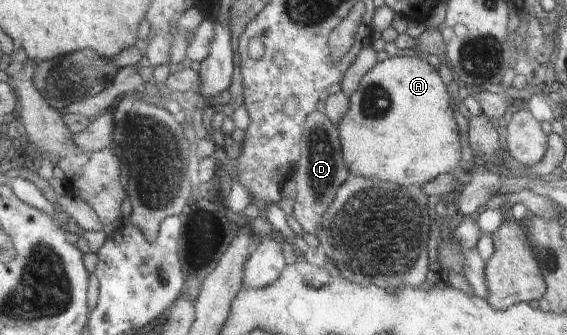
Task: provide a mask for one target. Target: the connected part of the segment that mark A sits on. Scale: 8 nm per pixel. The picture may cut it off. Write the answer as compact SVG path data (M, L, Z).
M405 52L402 55L394 55L389 59L382 62L377 61L372 70L368 70L358 88L349 96L350 106L348 112L340 118L337 127L339 130L341 145L342 145L342 158L348 166L348 172L356 171L358 176L368 176L368 178L376 179L382 182L392 182L402 186L423 186L427 182L434 181L440 174L448 174L454 171L454 166L460 164L460 134L458 134L458 124L456 124L456 118L454 118L454 112L450 108L450 96L448 96L448 90L446 90L446 84L442 82L442 78L438 76L436 72L437 68L432 68L428 62L420 60L420 56L411 52Z

